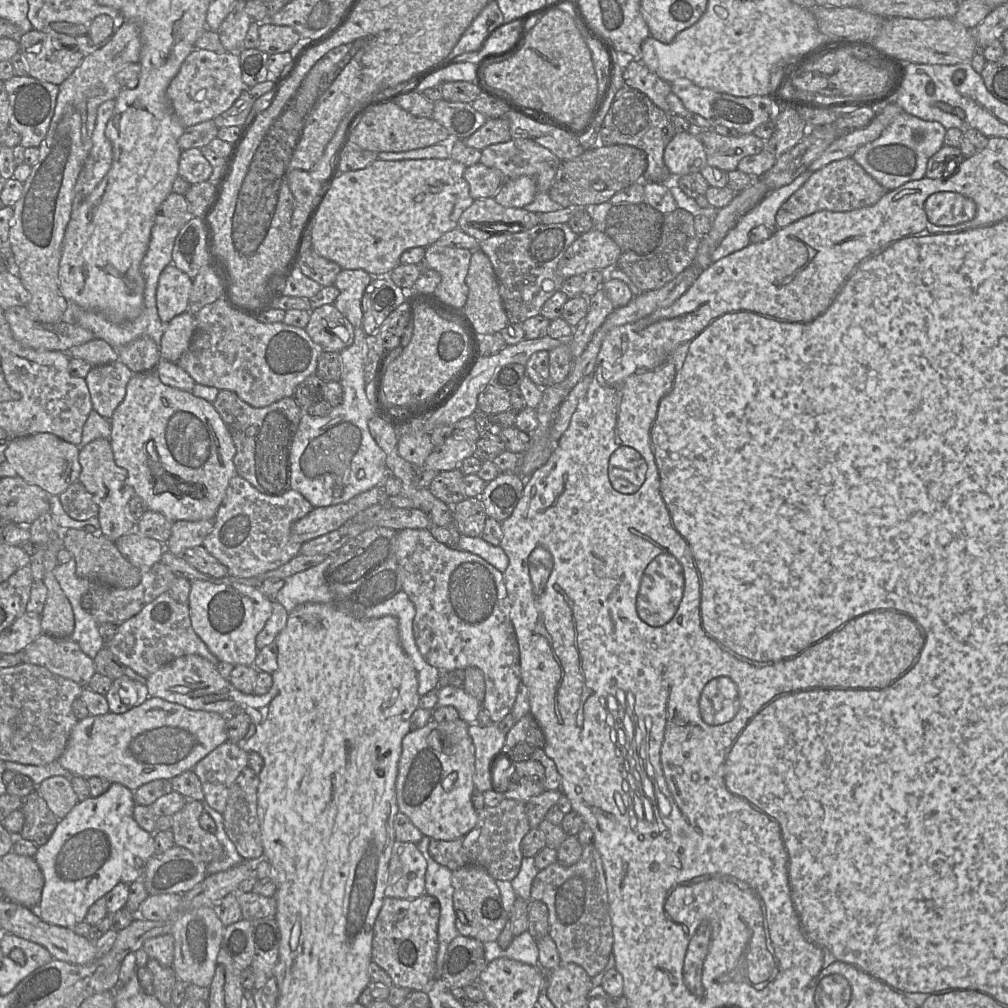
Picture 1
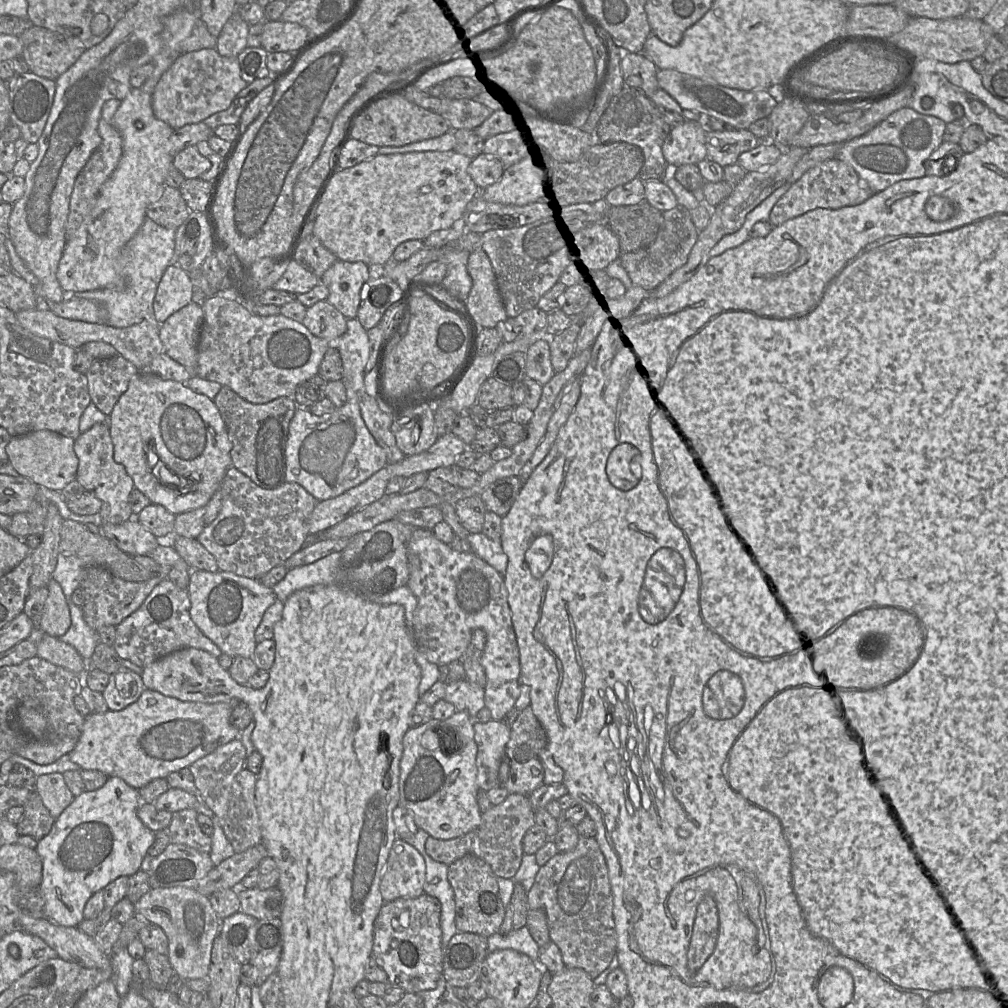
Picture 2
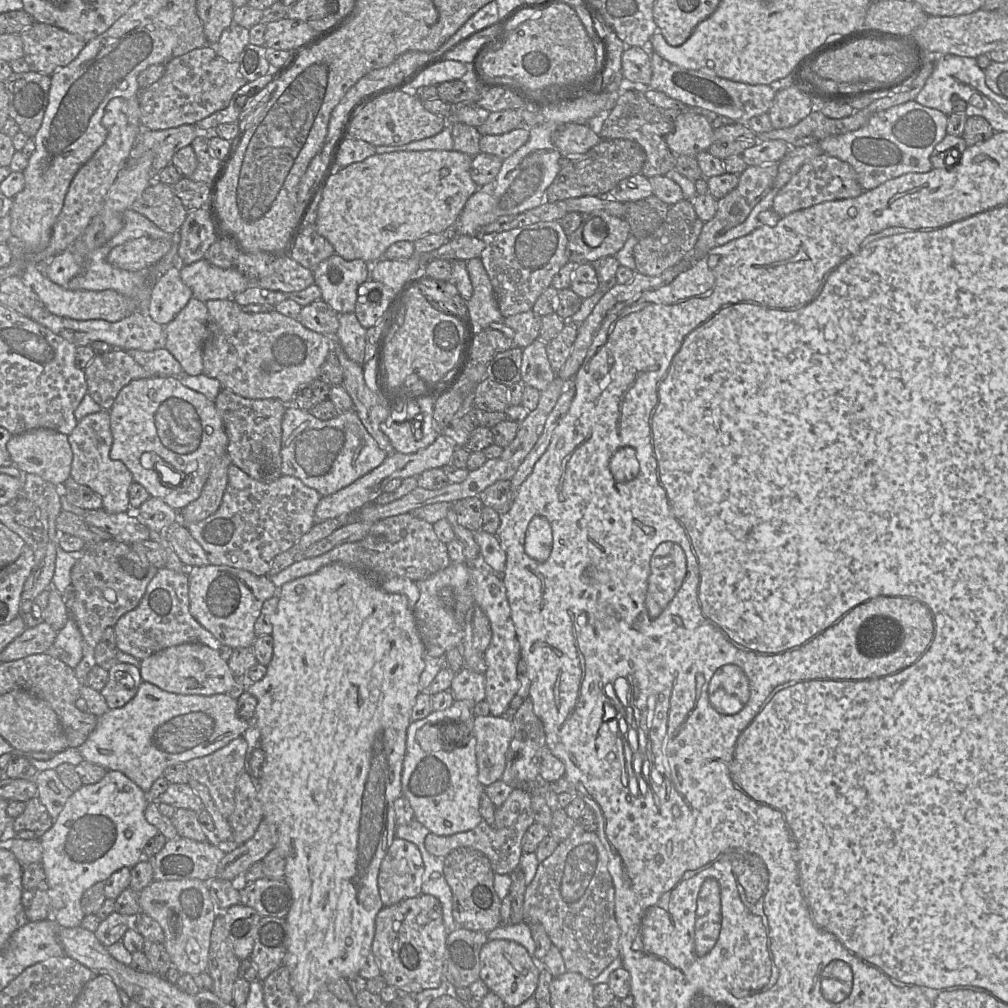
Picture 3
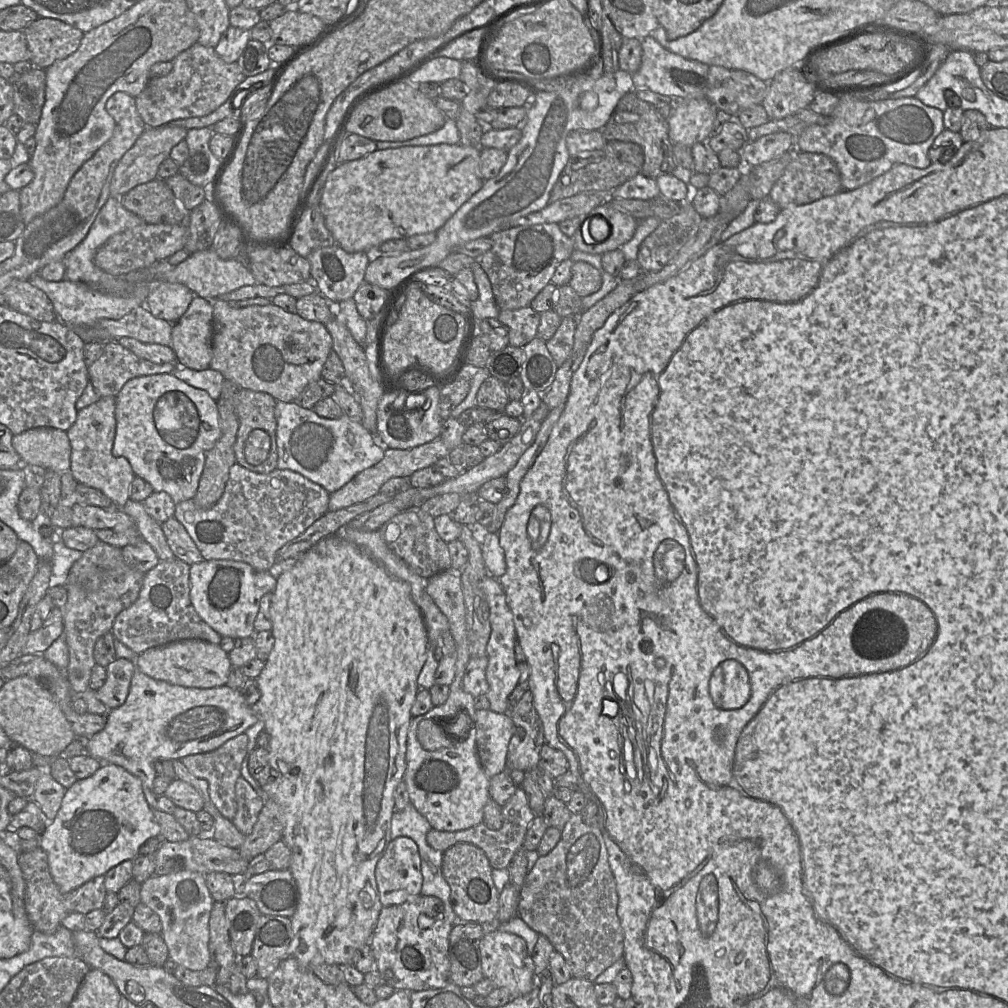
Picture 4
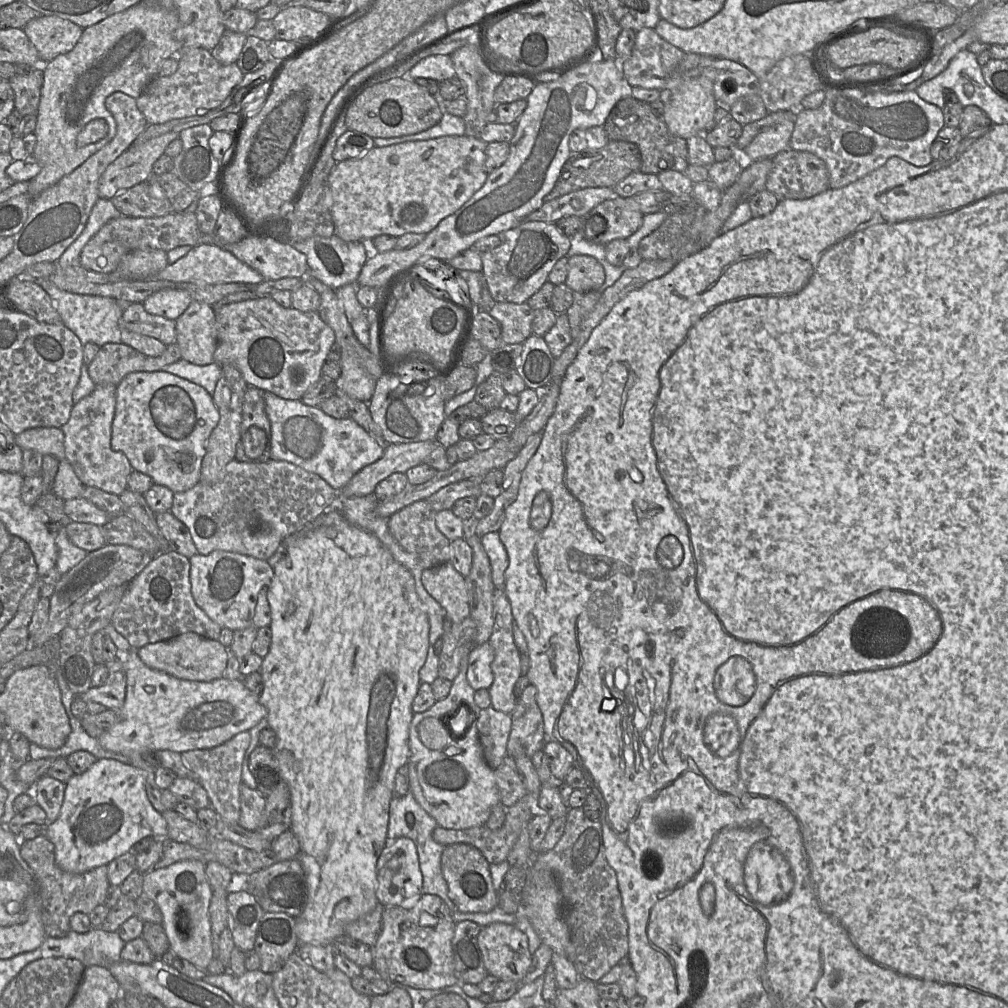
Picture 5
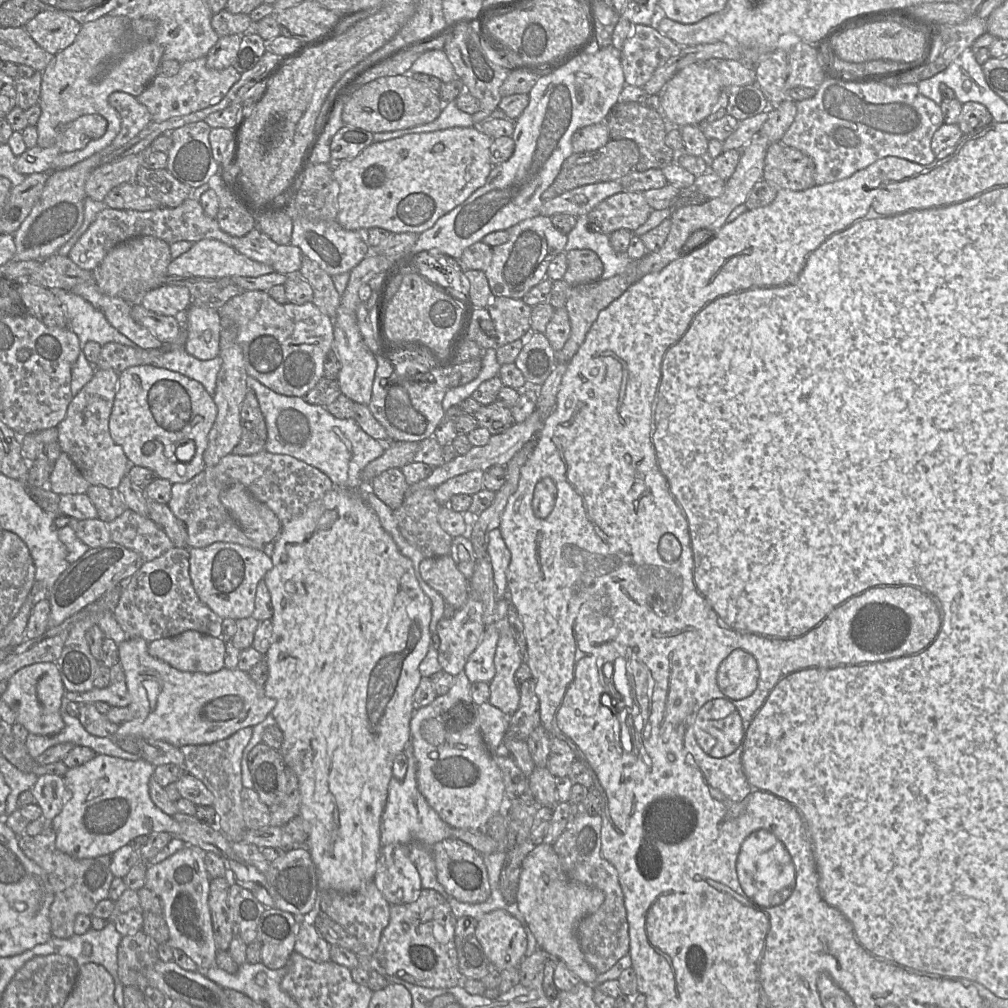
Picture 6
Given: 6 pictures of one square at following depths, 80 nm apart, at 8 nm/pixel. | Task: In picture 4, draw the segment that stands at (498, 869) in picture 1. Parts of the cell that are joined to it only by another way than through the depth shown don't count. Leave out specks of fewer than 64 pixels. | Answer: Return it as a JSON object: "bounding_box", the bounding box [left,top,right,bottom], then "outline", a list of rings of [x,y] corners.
{"bounding_box":[426,787,535,869],"outline":[[[517,787],[513,796],[502,806],[502,826],[499,830],[491,830],[484,822],[471,828],[459,831],[439,831],[431,829],[426,836],[428,844],[439,851],[446,851],[456,843],[470,843],[480,848],[488,858],[493,869],[507,869],[515,853],[523,848],[527,828],[535,818],[531,810],[526,793],[521,787]]]}

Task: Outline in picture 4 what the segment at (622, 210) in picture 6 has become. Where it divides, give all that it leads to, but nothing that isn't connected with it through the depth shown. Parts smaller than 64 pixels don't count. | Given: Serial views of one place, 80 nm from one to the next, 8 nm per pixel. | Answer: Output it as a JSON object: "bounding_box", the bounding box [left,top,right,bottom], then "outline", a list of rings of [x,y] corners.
{"bounding_box":[573,202,638,255],"outline":[[[604,202],[601,205],[595,207],[592,209],[592,211],[589,212],[588,215],[581,215],[585,218],[588,216],[594,216],[594,215],[601,215],[604,216],[608,222],[611,225],[611,233],[607,239],[600,243],[596,244],[588,244],[584,241],[582,237],[582,229],[581,226],[576,230],[576,232],[573,235],[573,241],[574,241],[574,249],[580,250],[582,252],[586,252],[589,254],[599,254],[603,255],[605,252],[609,252],[618,248],[621,248],[626,242],[628,242],[634,235],[636,228],[638,226],[638,220],[631,215],[622,213],[615,208],[612,207],[612,205],[609,202]]]}

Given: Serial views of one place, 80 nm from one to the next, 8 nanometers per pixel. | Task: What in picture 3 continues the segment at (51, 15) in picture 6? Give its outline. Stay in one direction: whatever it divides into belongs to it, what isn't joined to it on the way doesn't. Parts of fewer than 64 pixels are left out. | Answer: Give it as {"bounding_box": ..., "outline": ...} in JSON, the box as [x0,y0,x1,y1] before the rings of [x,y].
{"bounding_box":[20,23,87,76],"outline":[[[34,23],[20,36],[31,71],[48,76],[72,62],[87,43],[79,35],[44,23]]]}

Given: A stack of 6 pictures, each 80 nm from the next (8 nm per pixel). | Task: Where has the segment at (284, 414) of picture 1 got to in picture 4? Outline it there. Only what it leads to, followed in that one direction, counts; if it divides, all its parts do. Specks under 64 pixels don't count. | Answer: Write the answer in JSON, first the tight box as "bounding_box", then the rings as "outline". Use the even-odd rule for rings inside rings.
{"bounding_box":[233,388,277,474],"outline":[[[240,388],[234,395],[233,406],[239,421],[234,443],[235,460],[237,464],[252,472],[268,474],[277,469],[277,421],[274,413],[276,402],[277,400],[267,393],[244,388]],[[254,429],[267,432],[271,441],[267,459],[258,465],[248,463],[244,454],[245,441]]]}

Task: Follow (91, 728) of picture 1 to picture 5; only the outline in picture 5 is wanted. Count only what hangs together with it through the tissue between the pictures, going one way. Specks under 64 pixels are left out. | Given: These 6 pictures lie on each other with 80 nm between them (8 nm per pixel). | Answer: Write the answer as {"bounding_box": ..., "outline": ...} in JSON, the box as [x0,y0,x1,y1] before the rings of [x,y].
{"bounding_box":[99,648,267,813],"outline":[[[130,648],[120,654],[126,670],[126,698],[119,710],[118,721],[99,737],[100,745],[108,750],[126,756],[129,764],[146,772],[146,792],[149,801],[156,811],[163,813],[167,808],[161,801],[162,790],[155,783],[155,769],[143,759],[144,752],[171,750],[183,753],[190,750],[210,749],[230,740],[236,734],[249,731],[263,718],[267,717],[267,709],[259,702],[259,696],[253,694],[244,684],[244,679],[229,680],[225,677],[210,682],[183,680],[165,672],[154,670],[146,666],[138,655],[138,650]]]}

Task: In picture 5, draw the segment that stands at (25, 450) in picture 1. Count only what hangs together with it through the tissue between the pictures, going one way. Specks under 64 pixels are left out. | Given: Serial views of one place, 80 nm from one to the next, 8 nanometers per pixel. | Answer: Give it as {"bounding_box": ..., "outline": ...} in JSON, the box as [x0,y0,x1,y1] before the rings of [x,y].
{"bounding_box":[15,427,66,461],"outline":[[[37,427],[28,429],[15,436],[22,449],[31,449],[44,455],[53,455],[59,461],[66,459],[64,433],[61,428]]]}

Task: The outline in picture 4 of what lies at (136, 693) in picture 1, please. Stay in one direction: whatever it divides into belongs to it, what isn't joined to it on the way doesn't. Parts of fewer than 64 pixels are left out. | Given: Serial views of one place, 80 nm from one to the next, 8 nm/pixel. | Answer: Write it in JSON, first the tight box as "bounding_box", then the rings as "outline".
{"bounding_box":[95,658,137,710],"outline":[[[118,658],[108,665],[104,685],[95,691],[95,696],[109,710],[120,707],[127,699],[131,679],[137,666],[130,660]]]}

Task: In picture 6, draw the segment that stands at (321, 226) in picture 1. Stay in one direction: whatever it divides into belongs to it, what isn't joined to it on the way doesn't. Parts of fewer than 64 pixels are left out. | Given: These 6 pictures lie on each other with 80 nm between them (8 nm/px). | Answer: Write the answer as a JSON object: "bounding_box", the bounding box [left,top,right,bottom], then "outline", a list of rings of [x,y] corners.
{"bounding_box":[334,126,493,234],"outline":[[[479,126],[453,127],[433,132],[413,133],[383,142],[373,142],[355,158],[345,159],[341,162],[334,162],[334,177],[340,185],[337,221],[345,229],[357,231],[380,227],[389,230],[392,233],[413,232],[420,234],[430,229],[440,217],[462,204],[474,191],[486,183],[493,168],[490,157],[490,147],[492,142],[493,138],[483,133]]]}

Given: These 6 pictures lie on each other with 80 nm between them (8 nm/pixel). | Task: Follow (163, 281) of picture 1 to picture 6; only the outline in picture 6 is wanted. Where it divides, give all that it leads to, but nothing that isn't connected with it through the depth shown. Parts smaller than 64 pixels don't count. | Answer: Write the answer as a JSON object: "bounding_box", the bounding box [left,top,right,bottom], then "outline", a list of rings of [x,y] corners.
{"bounding_box":[135,284,192,317],"outline":[[[163,284],[144,294],[135,303],[157,314],[180,317],[192,304],[192,296],[185,286]]]}

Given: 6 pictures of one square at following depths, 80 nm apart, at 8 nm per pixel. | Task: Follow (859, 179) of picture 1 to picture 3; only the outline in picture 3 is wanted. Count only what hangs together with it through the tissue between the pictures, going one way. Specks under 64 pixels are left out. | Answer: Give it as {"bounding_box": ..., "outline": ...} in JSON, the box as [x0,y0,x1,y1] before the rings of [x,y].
{"bounding_box":[771,153,863,218],"outline":[[[822,153],[806,162],[778,191],[771,209],[784,218],[824,202],[856,198],[863,192],[854,169],[847,162]]]}

